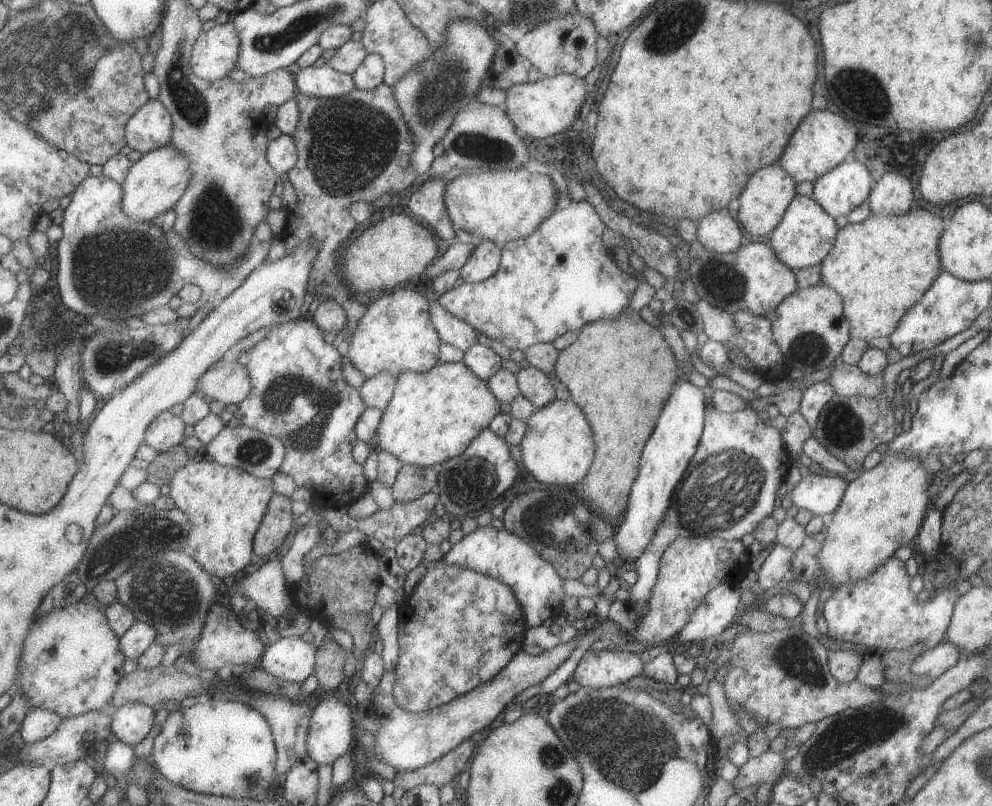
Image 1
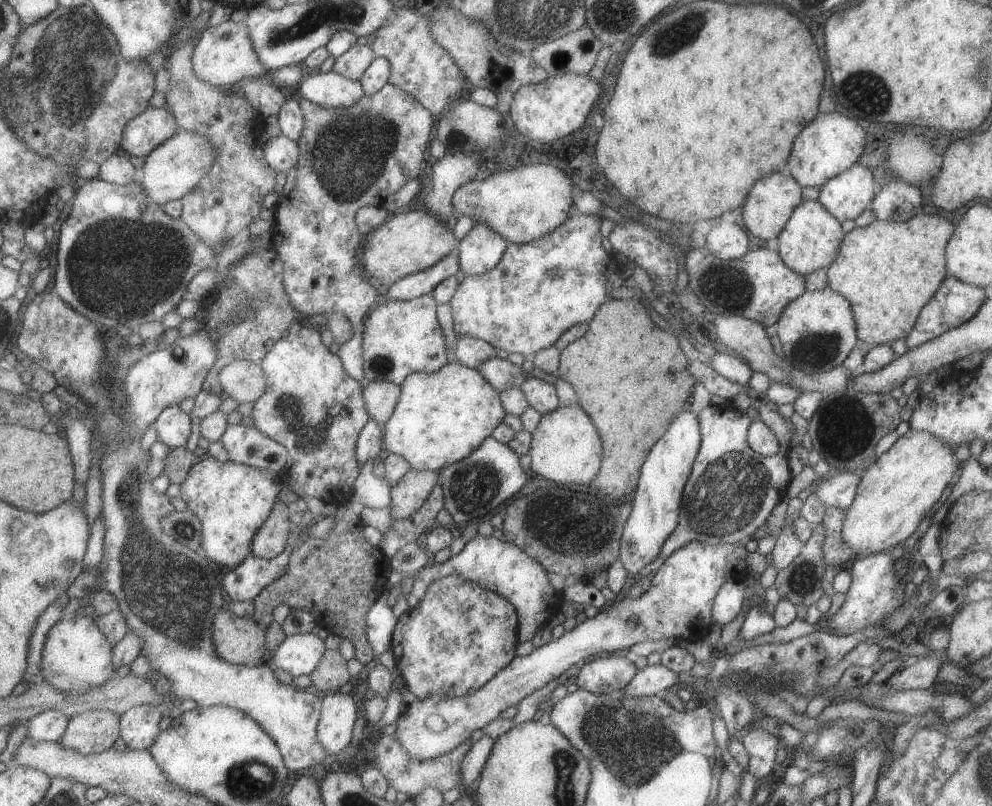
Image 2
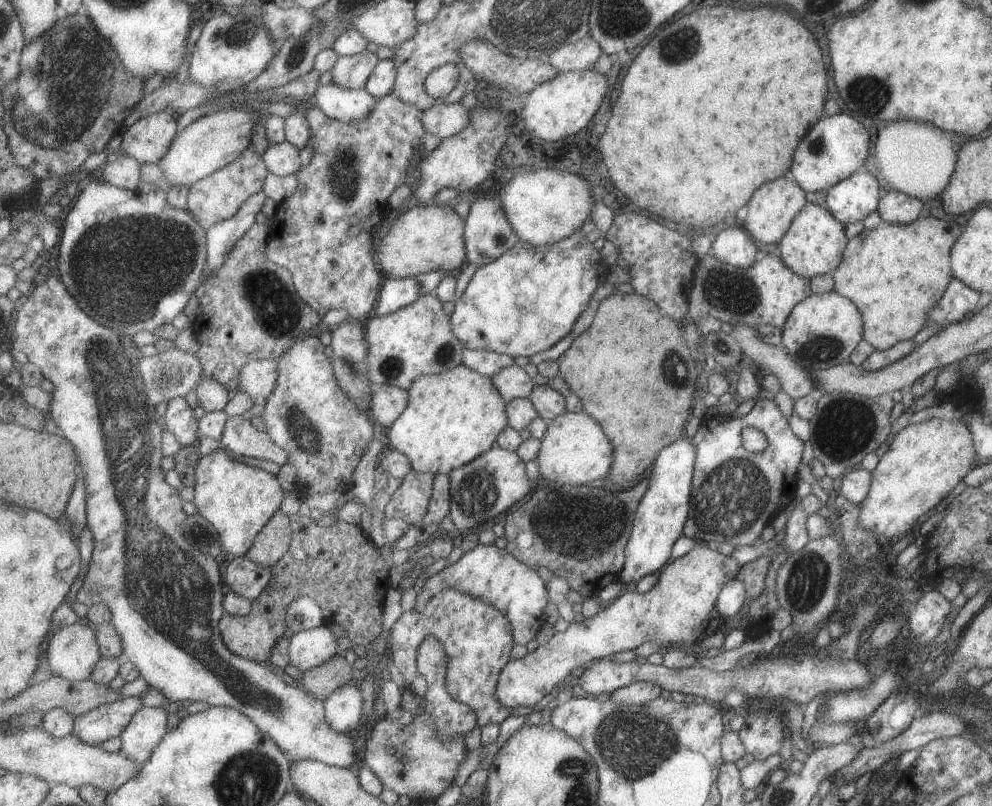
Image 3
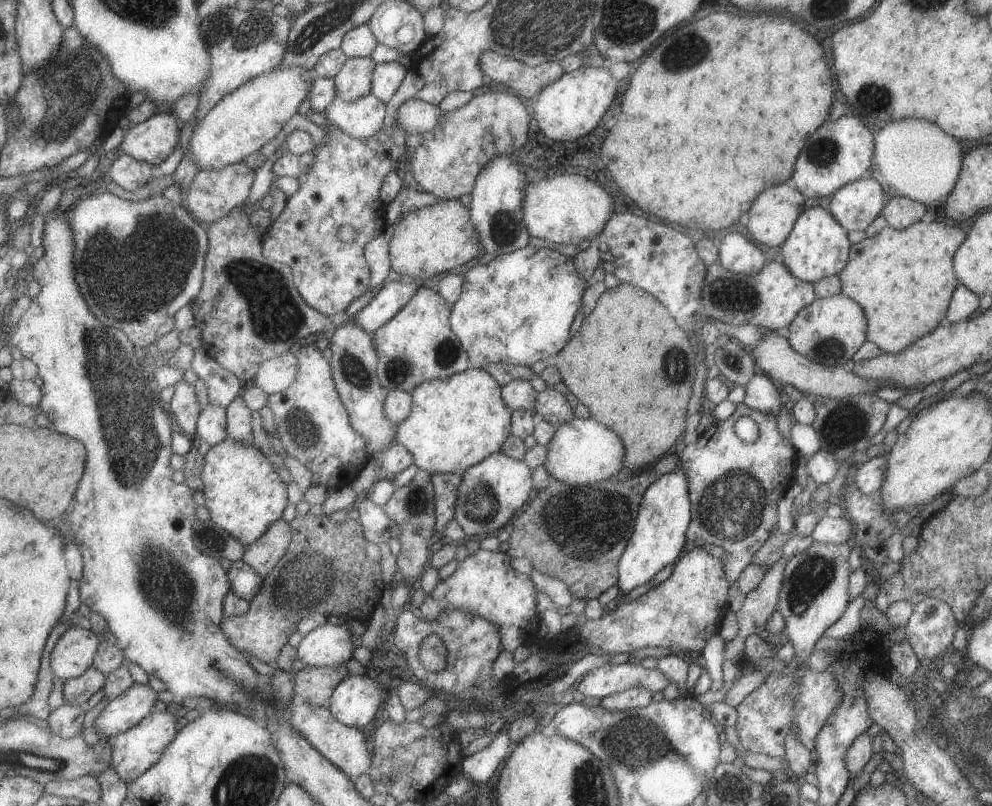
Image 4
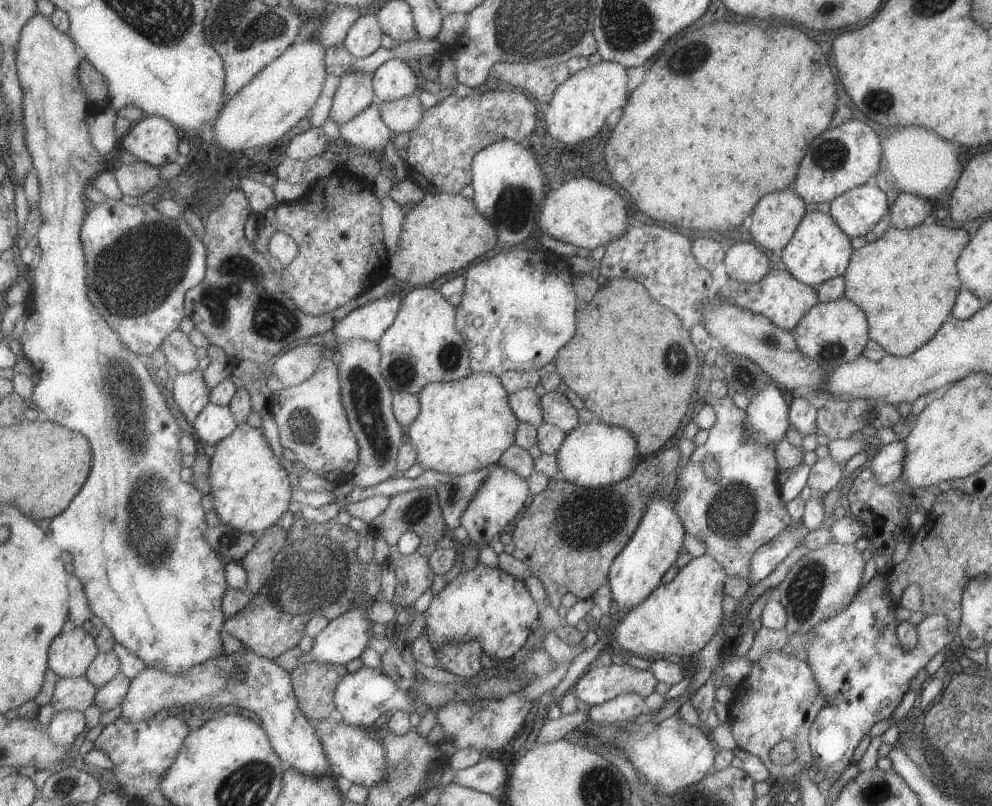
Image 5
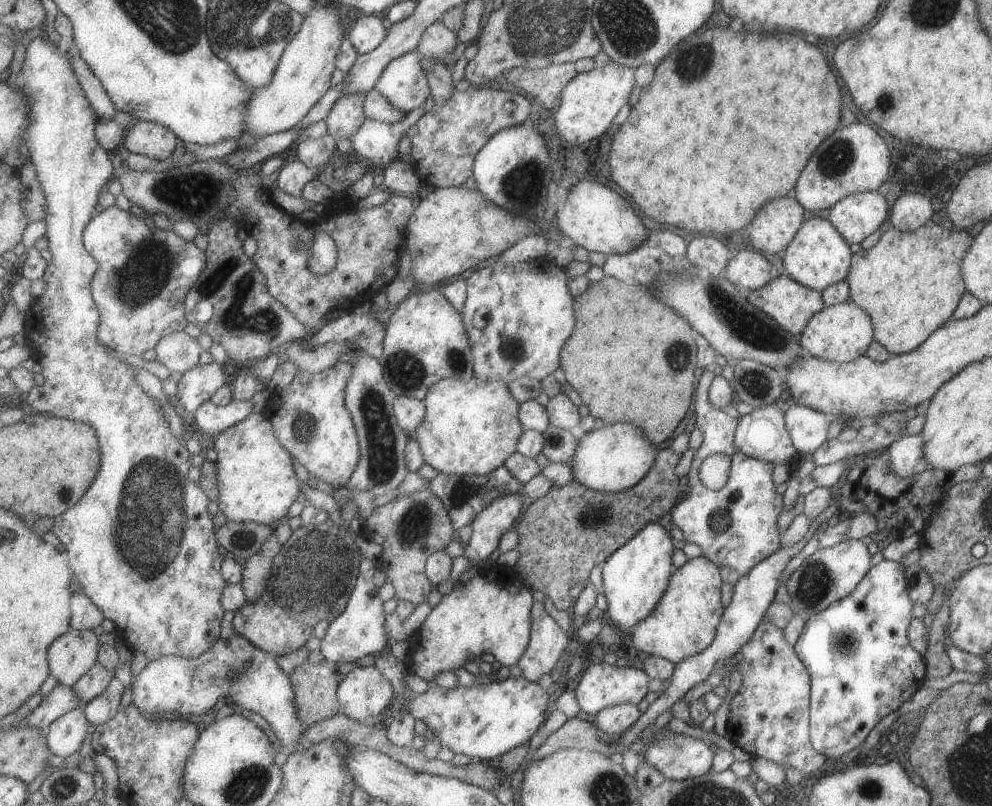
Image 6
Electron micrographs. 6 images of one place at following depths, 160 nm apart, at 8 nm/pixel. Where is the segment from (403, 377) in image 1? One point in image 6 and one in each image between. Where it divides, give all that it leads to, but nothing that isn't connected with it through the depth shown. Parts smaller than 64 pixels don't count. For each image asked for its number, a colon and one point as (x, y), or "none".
2: (443, 417)
3: (452, 418)
4: (456, 423)
5: (466, 425)
6: (472, 427)

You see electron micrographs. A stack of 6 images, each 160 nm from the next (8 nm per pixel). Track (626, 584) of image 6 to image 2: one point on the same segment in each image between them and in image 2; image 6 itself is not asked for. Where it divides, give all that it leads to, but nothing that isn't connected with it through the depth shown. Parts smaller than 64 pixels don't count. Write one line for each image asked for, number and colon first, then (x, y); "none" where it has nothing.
2: (656, 499)
3: (659, 518)
4: (663, 515)
5: (636, 571)

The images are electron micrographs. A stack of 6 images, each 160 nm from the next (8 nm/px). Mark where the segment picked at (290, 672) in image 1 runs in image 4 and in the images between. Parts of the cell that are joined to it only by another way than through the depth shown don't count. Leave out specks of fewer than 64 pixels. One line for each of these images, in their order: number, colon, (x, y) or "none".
2: (300, 654)
3: (310, 648)
4: (328, 644)

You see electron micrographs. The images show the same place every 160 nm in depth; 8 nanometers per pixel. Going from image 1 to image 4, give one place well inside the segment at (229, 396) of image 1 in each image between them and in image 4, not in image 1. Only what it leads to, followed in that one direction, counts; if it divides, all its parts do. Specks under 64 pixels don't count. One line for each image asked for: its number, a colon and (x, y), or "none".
2: (245, 380)
3: (259, 378)
4: (276, 375)

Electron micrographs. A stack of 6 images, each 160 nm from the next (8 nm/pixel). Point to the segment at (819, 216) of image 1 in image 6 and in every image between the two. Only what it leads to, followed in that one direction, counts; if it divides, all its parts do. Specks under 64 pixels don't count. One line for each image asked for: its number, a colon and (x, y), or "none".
2: (809, 241)
3: (813, 245)
4: (817, 247)
5: (819, 250)
6: (817, 256)

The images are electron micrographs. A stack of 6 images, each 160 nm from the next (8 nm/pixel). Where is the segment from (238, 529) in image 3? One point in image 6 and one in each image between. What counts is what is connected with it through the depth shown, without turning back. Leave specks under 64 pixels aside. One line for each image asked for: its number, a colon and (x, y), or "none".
4: (244, 493)
5: (252, 491)
6: (257, 479)

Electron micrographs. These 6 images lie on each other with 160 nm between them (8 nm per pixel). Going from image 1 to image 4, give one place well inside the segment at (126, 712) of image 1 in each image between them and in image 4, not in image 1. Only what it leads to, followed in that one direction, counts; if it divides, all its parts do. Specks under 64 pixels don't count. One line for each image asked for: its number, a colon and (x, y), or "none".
2: (140, 728)
3: (140, 739)
4: (135, 751)

